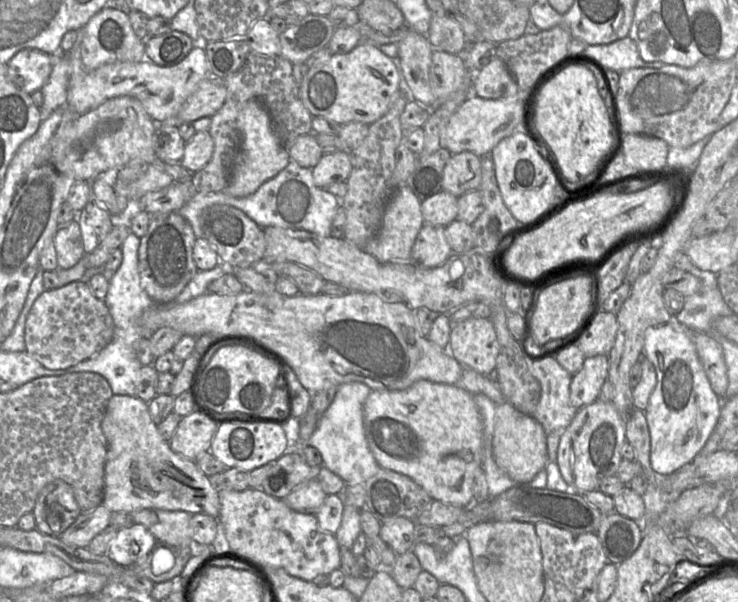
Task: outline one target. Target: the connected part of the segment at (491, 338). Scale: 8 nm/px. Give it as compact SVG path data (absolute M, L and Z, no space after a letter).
M470 318L454 324L450 334L449 353L463 368L494 377L499 343L491 320Z

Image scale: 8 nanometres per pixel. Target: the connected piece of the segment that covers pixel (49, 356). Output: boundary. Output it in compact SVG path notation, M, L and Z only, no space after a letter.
M88 280L45 290L34 302L25 323L25 352L52 370L88 360L103 350L114 335L114 321L104 300L97 299Z

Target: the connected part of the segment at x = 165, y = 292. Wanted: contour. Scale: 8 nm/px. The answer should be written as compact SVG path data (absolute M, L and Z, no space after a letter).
M178 212L150 214L147 233L140 238L138 271L142 289L157 305L174 301L198 272L193 259L195 241L191 225Z

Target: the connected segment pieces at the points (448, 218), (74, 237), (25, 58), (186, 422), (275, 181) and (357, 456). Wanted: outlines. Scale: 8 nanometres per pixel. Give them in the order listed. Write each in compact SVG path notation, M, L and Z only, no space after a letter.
M441 190L421 202L425 224L446 227L458 215L458 197Z
M77 220L60 226L54 236L59 269L75 266L85 255L80 225Z
M40 50L19 51L7 63L7 75L21 91L32 94L48 81L54 66L54 57Z
M194 411L182 417L170 447L183 457L196 460L210 450L218 426L204 414Z
M292 159L276 176L262 184L250 196L236 198L227 192L207 192L211 204L224 204L243 211L261 228L275 226L295 230L305 230L320 237L330 236L332 221L341 200L325 189L314 184L312 169L301 167Z
M360 382L340 385L307 442L307 445L317 448L321 453L322 465L342 478L346 484L364 484L379 469L383 469L370 450L364 429L363 407L370 393L371 389Z

